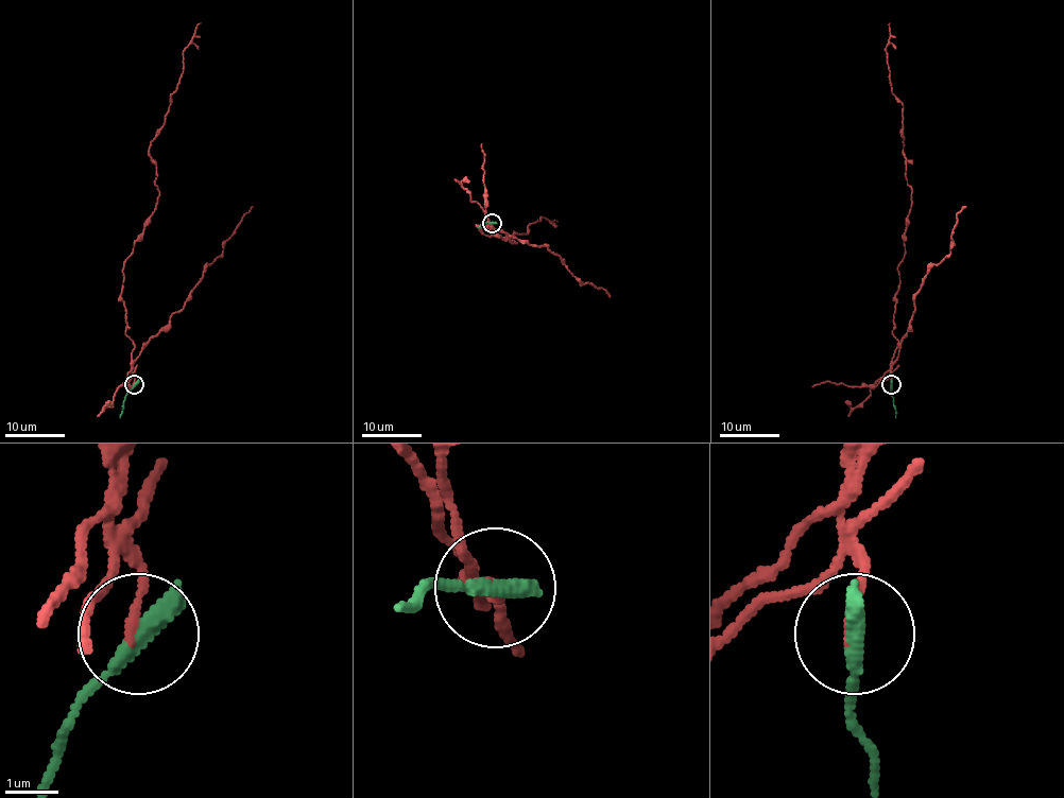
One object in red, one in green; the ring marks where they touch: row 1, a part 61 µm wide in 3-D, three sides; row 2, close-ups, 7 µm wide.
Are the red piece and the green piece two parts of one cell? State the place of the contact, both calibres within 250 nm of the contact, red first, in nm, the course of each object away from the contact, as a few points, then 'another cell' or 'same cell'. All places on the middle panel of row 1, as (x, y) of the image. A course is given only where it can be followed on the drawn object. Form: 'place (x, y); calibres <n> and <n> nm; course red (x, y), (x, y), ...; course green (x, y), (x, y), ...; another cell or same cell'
place (492, 223); calibres 170 and 420 nm; course red (492, 223), (492, 229), (478, 227), (516, 242), (507, 235), (527, 235), (542, 217), (558, 222); course green (492, 223), (477, 227); another cell

